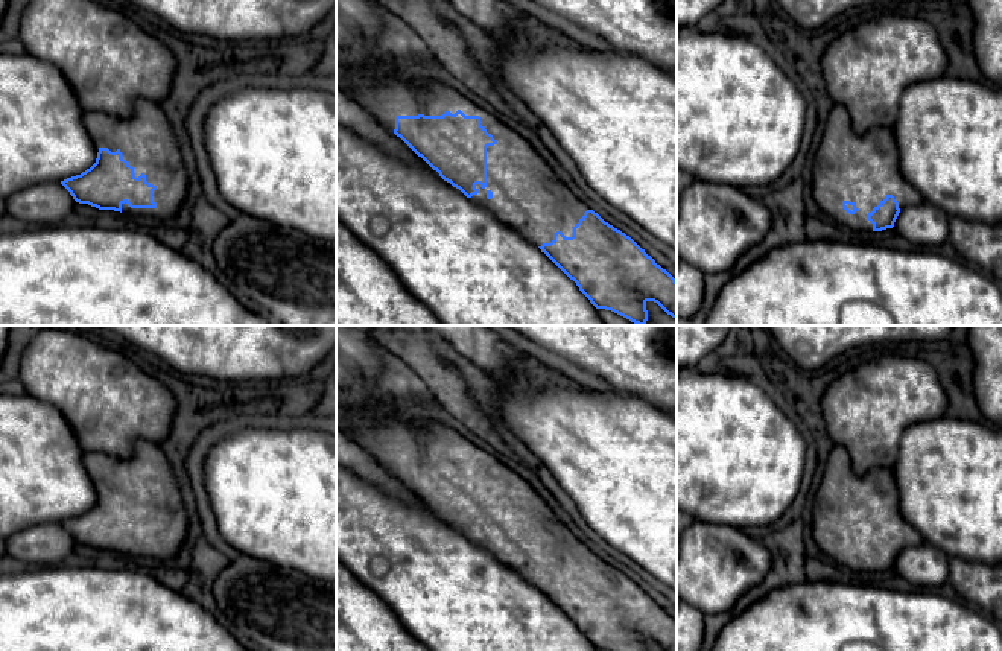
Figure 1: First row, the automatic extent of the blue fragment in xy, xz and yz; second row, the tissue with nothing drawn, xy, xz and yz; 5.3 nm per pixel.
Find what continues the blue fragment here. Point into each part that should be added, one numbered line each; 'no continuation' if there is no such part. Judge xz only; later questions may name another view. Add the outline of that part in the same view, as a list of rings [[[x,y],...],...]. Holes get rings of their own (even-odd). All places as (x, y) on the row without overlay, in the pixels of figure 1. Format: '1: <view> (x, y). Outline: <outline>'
1: xz (528, 537). Outline: [[[376,400],[360,412],[350,414],[354,424],[342,430],[392,473],[397,456],[442,456],[446,452],[455,455],[458,450],[465,456],[479,456],[480,465],[497,484],[487,488],[487,528],[482,529],[480,525],[476,525],[479,534],[470,540],[491,552],[503,566],[512,569],[535,587],[550,584],[556,572],[561,572],[566,578],[573,576],[573,567],[588,548],[556,517],[544,499],[522,476],[453,429],[436,423],[420,426],[414,412],[394,412],[385,409],[385,405],[386,402]]]

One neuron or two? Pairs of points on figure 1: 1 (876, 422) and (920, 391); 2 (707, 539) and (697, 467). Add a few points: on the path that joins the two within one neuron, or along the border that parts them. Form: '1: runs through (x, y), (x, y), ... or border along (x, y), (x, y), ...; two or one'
1: runs through (887, 411), (910, 391); one
2: border along (694, 517), (703, 522), (732, 525), (739, 530); two

